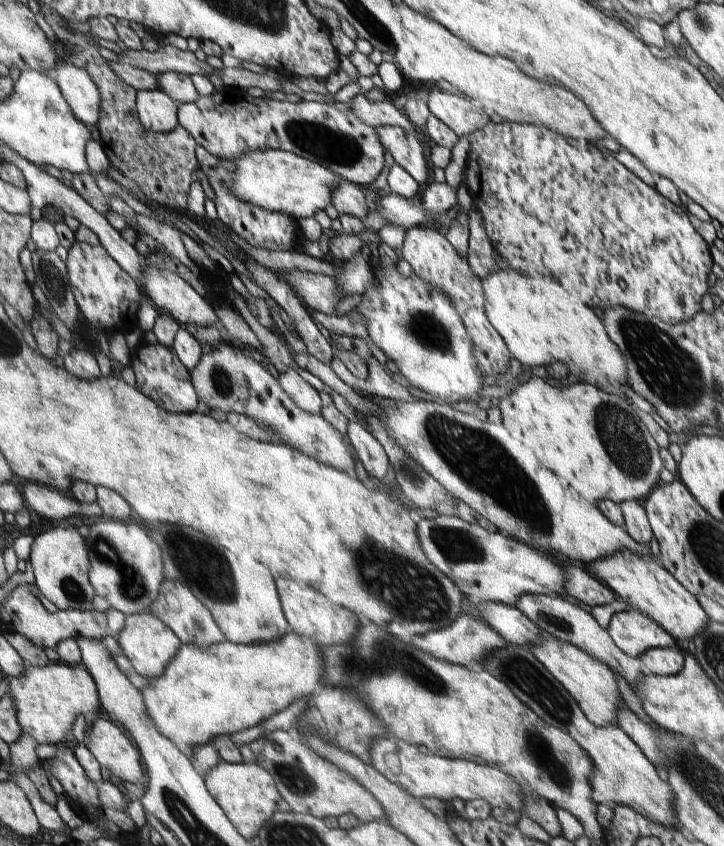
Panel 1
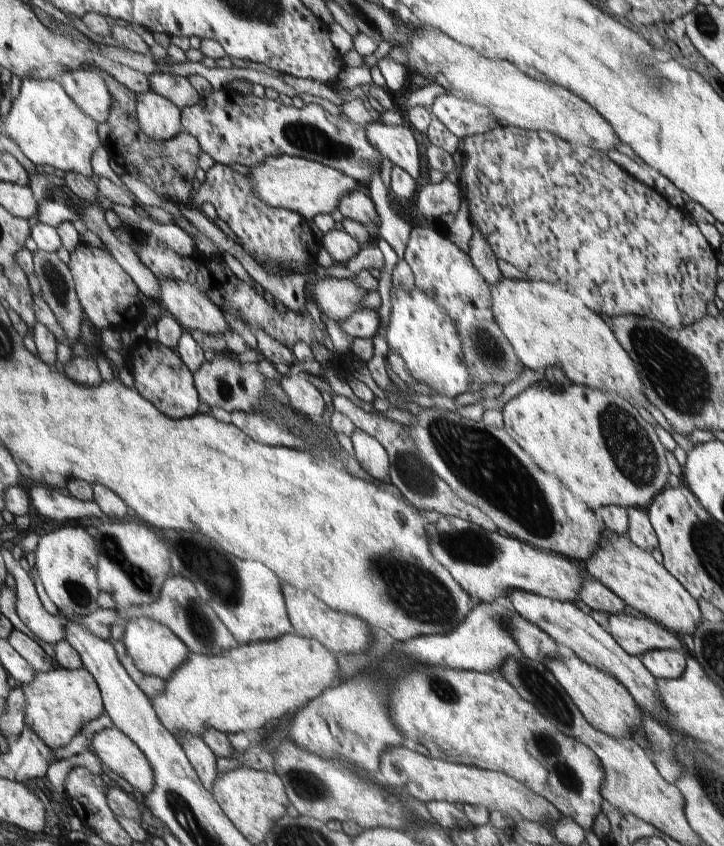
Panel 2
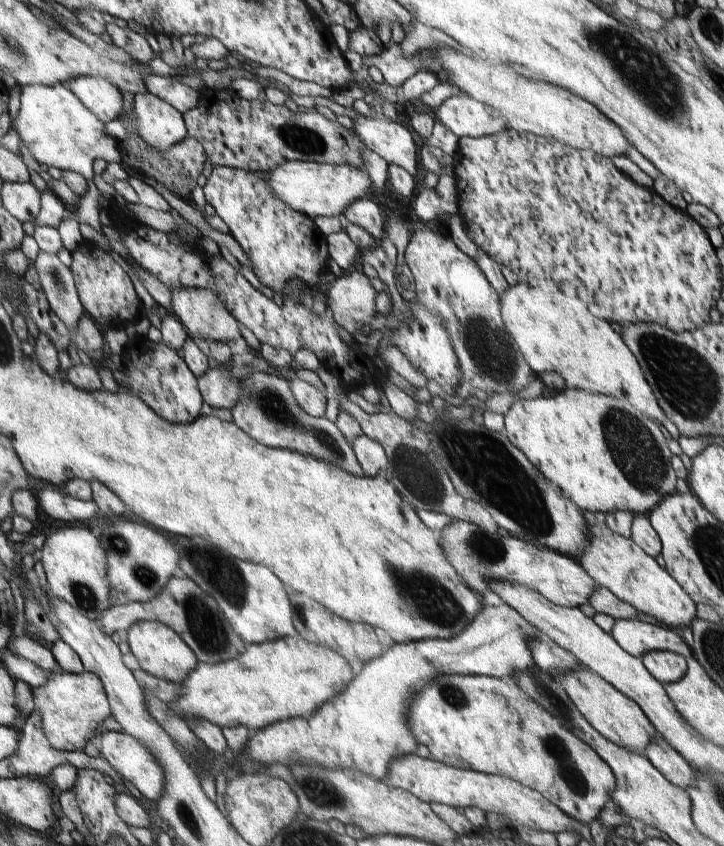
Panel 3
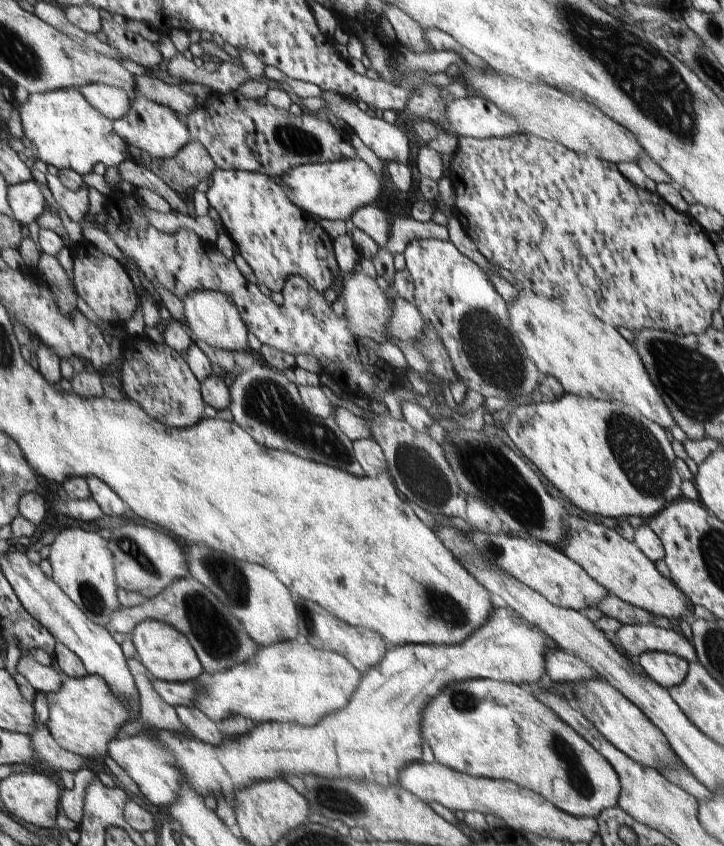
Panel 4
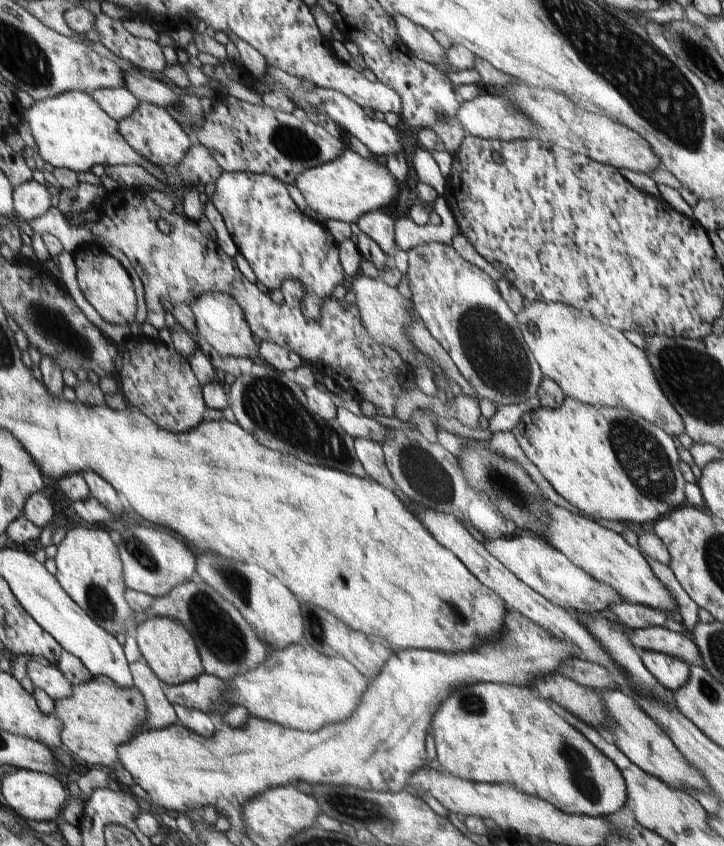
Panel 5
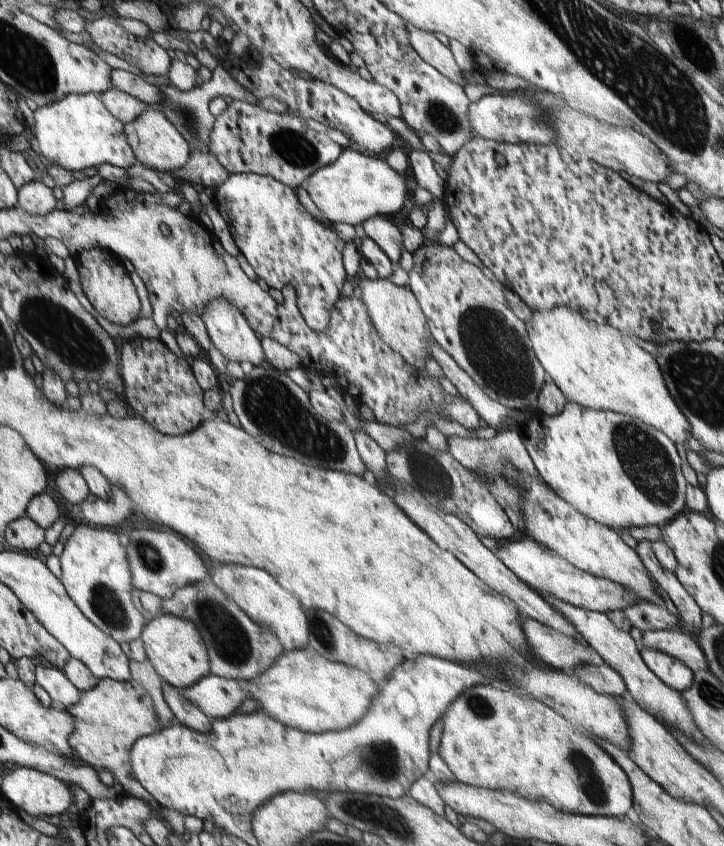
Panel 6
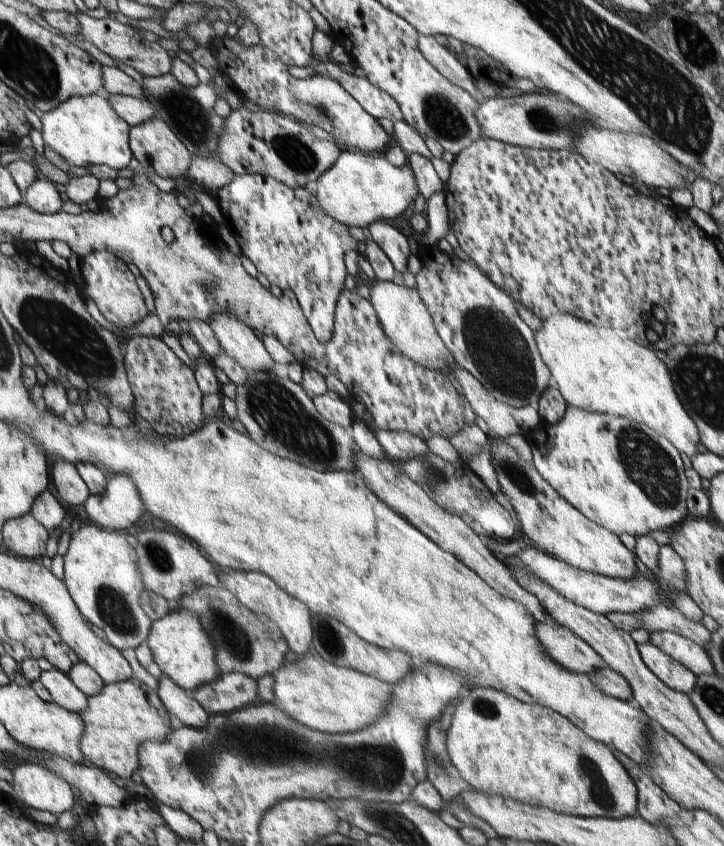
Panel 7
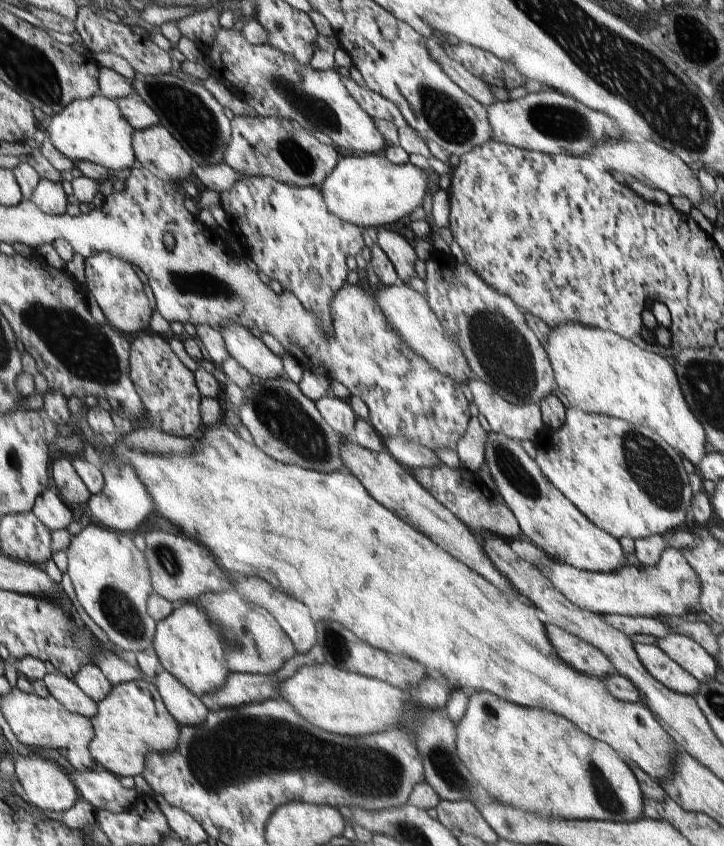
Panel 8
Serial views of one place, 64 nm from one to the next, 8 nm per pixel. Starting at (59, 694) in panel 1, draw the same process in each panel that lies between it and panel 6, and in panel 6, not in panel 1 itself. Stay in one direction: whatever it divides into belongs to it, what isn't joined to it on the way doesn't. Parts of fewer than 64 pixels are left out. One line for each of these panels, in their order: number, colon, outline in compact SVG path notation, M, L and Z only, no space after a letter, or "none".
2: M53 666L53 670L37 672L31 682L17 684L25 696L25 728L31 728L41 742L45 742L51 748L67 744L83 722L89 722L105 712L99 686L95 686L97 680L93 674L85 668L79 670L67 670Z
3: M55 670L43 686L31 690L31 698L33 698L31 714L39 716L43 736L59 752L79 752L83 742L91 736L93 728L105 716L111 716L111 706L99 676L85 670L81 674L67 674Z
4: M61 676L61 686L55 692L43 694L47 702L47 728L51 738L61 750L79 754L87 760L101 760L107 754L107 744L117 736L117 728L129 720L125 706L113 696L103 676L83 676L65 678Z
5: M93 676L79 684L71 682L69 696L53 700L53 718L59 722L59 744L79 762L79 766L103 764L111 768L119 764L115 748L135 736L133 732L143 716L145 706L139 690L117 688L105 676Z
6: M99 678L87 690L77 690L77 702L65 706L63 712L71 716L71 732L67 736L67 744L71 748L73 760L93 770L109 770L109 774L123 788L123 794L157 808L153 798L135 780L129 778L129 764L125 758L139 736L153 734L159 728L145 690L133 680L115 682L111 678Z

